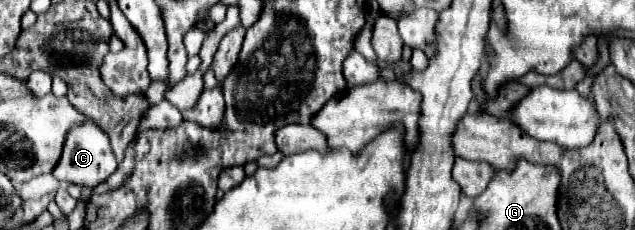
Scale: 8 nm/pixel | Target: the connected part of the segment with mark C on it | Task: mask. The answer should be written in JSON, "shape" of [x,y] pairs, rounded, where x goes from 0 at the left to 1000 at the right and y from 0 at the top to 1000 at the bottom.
{"shape":[[[132,513],[129,539],[107,565],[104,617],[98,643],[98,678],[94,678],[91,713],[85,722],[82,757],[91,783],[107,783],[107,791],[129,800],[129,809],[154,809],[183,739],[183,722],[186,713],[180,696],[170,583],[145,513]]]}

